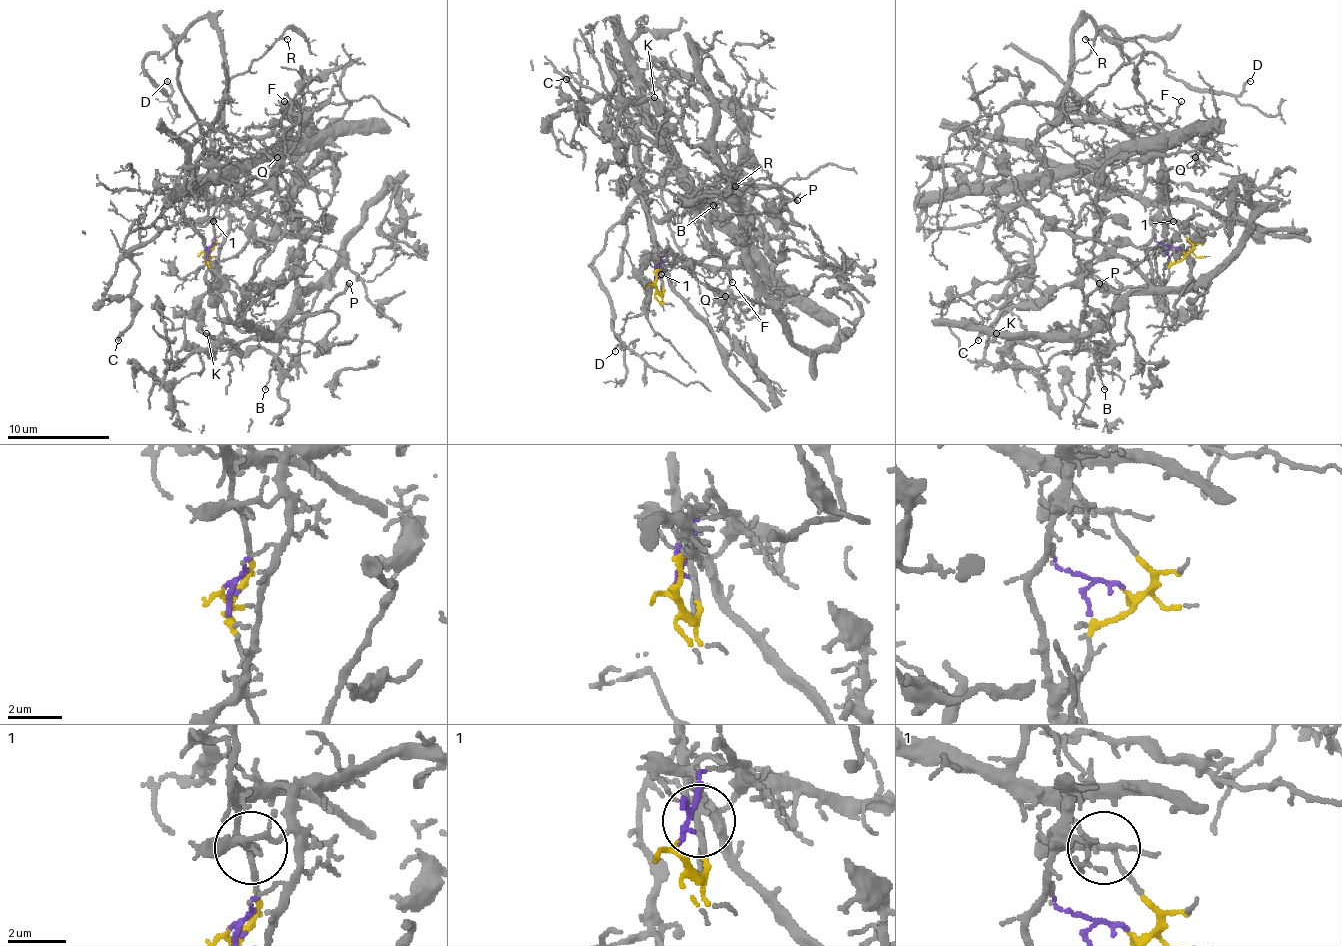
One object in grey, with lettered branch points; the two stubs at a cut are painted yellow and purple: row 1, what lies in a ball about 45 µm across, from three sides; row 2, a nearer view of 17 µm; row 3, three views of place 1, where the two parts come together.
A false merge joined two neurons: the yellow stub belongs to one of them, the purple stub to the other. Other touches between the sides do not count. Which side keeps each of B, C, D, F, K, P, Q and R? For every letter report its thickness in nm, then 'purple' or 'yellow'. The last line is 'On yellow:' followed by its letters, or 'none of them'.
B: calibre 130 nm; purple
C: calibre 240 nm; purple
D: calibre 170 nm; yellow
F: calibre 120 nm; purple
K: calibre 130 nm; purple
P: calibre 260 nm; purple
Q: calibre 140 nm; purple
R: calibre 120 nm; yellow
On yellow: D, R

